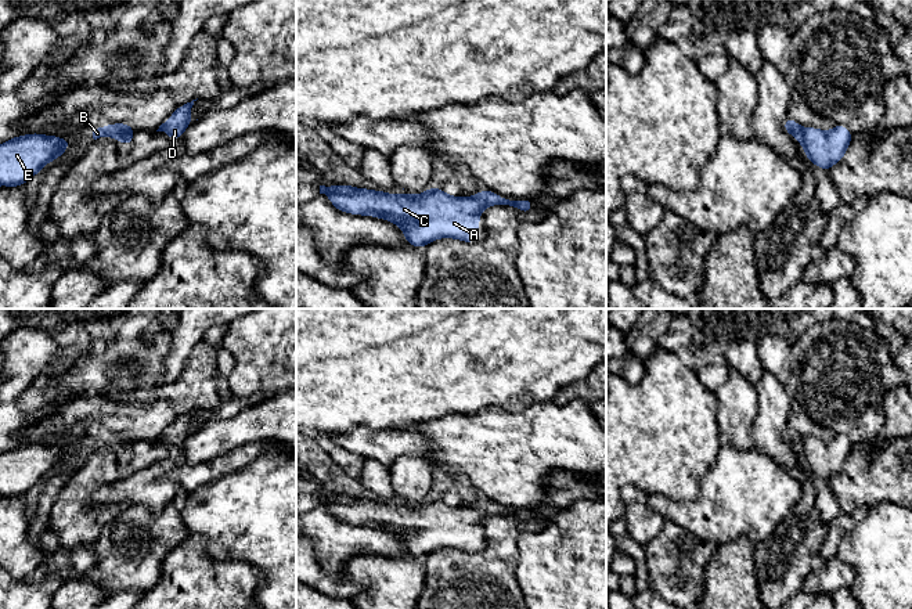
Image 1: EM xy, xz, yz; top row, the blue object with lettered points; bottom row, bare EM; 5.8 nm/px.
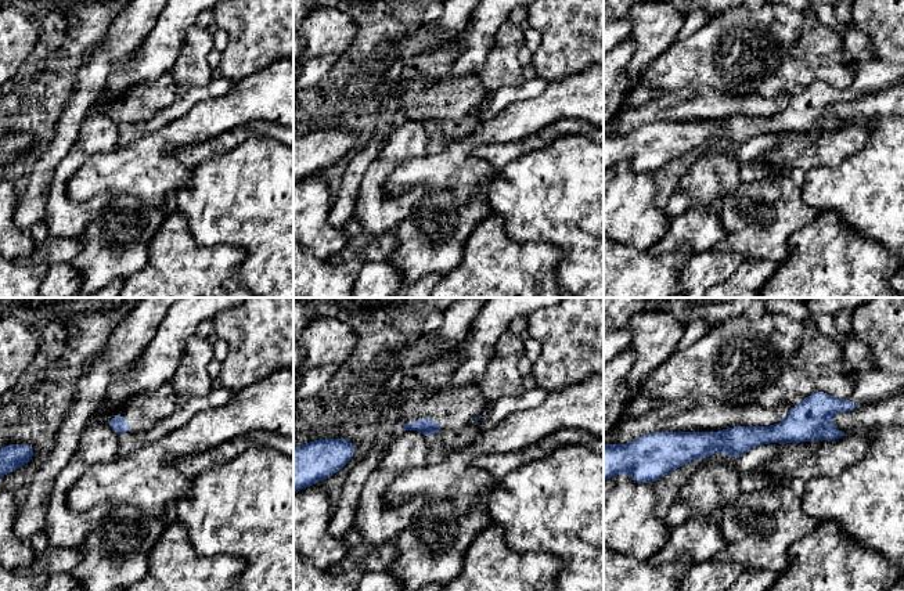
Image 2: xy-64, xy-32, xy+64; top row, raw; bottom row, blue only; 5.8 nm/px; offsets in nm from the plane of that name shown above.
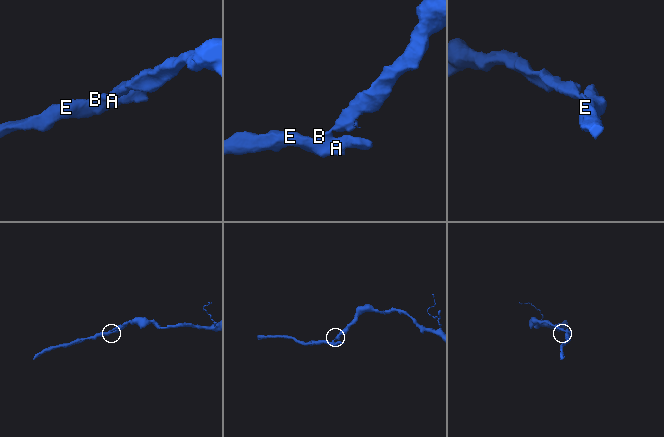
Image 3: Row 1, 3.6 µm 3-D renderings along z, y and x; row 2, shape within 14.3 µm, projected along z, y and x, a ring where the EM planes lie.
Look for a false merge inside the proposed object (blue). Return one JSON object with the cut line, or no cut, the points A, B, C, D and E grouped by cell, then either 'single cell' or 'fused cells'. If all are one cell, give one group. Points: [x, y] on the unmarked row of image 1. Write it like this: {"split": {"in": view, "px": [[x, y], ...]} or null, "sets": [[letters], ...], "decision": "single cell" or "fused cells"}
{"split": {"in": "xy", "px": [[132, 439], [116, 449]]}, "sets": [["A", "C", "D", "E"], ["B"]], "decision": "fused cells"}

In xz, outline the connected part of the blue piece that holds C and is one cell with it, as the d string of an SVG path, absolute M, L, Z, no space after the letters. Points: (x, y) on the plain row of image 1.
M339 494L329 497L320 496L320 504L325 504L334 518L340 522L356 526L367 525L394 533L403 540L405 552L419 559L439 548L455 548L462 552L477 552L479 529L482 520L489 516L509 515L523 523L533 522L533 511L526 508L520 511L509 511L486 498L472 507L451 507L437 497L432 497L425 504L419 505L393 505L381 500L374 501Z

